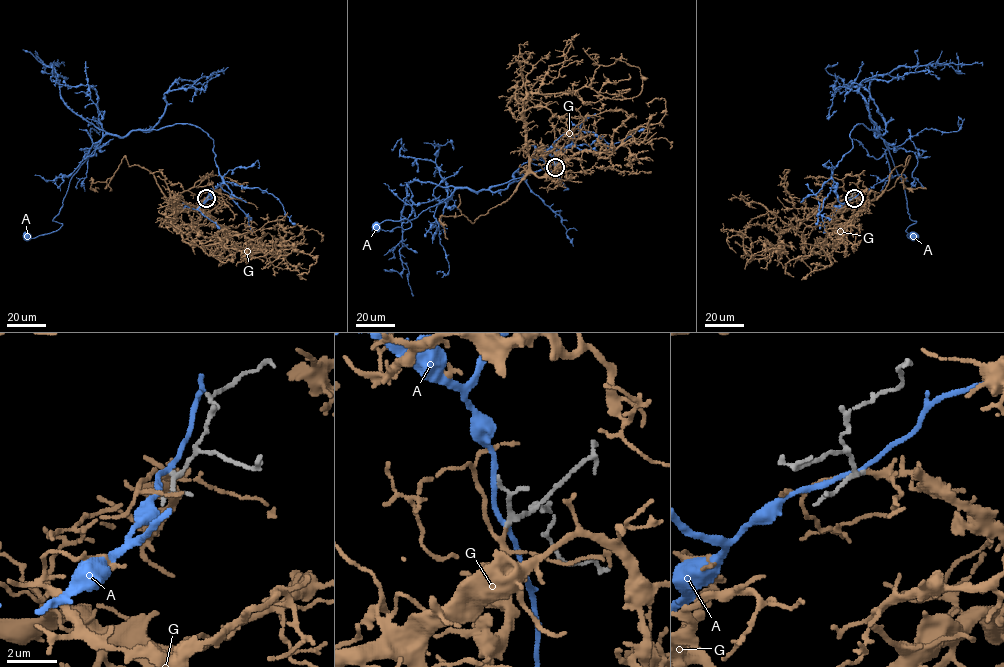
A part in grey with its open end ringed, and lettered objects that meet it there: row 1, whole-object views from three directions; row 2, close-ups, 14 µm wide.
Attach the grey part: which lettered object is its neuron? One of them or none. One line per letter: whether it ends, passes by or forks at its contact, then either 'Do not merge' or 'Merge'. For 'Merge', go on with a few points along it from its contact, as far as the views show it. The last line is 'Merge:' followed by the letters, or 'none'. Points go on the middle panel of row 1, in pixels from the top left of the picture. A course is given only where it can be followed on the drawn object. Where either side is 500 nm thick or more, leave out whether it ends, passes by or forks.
A: It passes by. Do not merge
G: It forks there. Merge. Its course: (555, 167), (552, 179), (531, 170), (523, 99), (584, 86), (611, 99), (637, 96), (640, 70), (610, 58)
Merge: G

